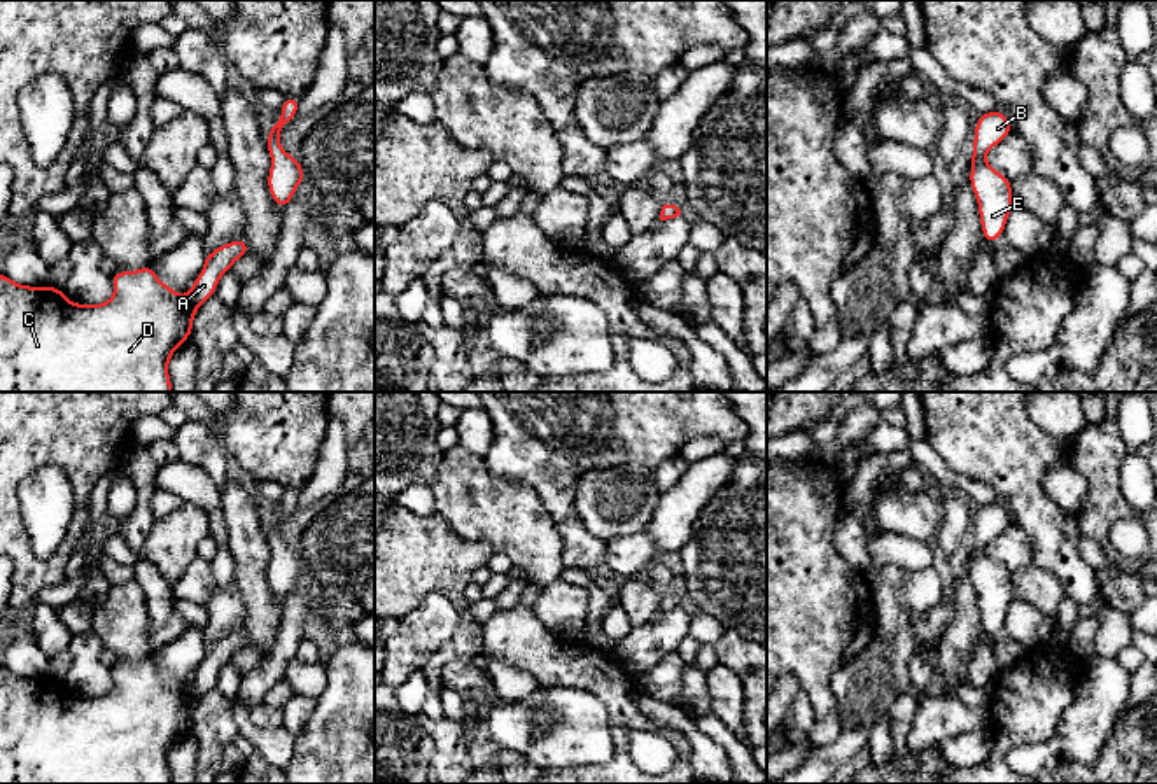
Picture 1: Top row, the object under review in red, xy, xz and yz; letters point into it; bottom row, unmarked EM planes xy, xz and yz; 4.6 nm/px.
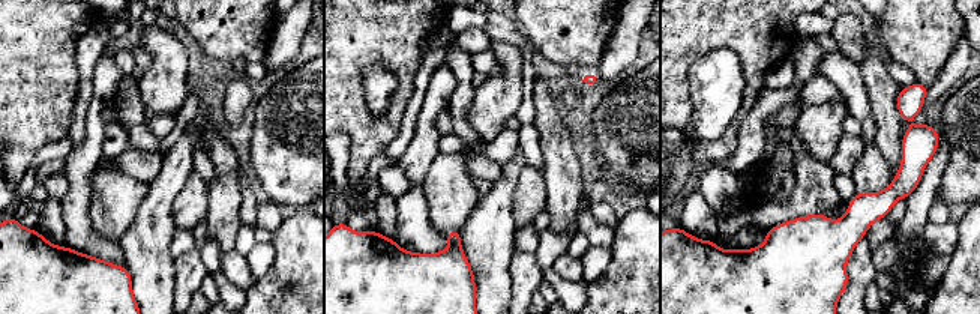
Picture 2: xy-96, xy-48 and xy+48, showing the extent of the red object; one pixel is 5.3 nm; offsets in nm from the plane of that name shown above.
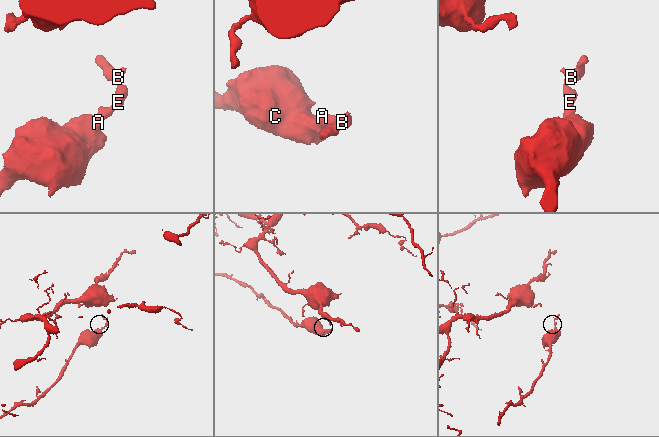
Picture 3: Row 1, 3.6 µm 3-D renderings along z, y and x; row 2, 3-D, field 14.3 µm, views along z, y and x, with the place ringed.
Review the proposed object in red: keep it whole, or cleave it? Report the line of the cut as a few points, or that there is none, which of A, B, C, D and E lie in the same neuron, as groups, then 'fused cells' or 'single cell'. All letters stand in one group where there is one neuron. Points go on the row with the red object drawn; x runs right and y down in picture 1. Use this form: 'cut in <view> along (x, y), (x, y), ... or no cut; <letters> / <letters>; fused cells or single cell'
no cut; A B C D E; single cell

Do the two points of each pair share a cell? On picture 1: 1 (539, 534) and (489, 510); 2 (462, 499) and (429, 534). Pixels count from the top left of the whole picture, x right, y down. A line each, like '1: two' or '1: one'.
1: one
2: two

